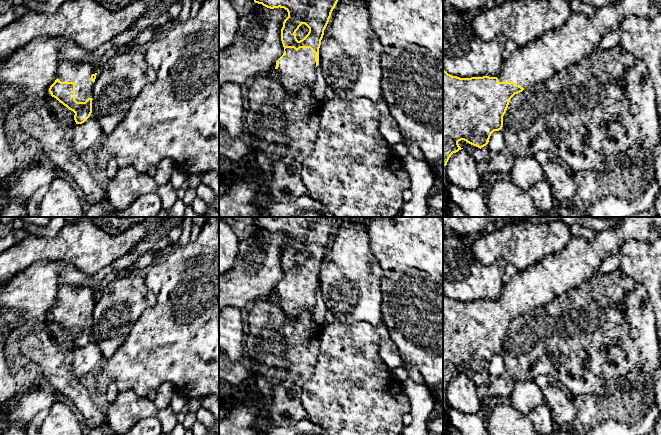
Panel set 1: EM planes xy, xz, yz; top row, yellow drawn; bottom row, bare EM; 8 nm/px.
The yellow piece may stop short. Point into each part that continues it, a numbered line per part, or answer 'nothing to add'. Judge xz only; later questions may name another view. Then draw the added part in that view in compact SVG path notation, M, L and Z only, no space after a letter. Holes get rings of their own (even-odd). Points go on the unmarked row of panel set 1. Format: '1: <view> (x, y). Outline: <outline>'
1: xz (296, 294). Outline: M286 272L286 279L279 284L279 291L276 293L279 301L279 306L290 321L295 321L299 314L304 311L313 311L316 303L316 286L315 277L310 272L300 272L296 275L294 272Z

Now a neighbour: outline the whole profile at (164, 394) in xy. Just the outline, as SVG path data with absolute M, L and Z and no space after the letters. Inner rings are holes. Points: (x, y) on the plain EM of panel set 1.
M166 382L162 384L157 390L156 390L156 396L155 396L155 406L160 410L165 410L170 402L172 397L176 394L175 387L169 383Z

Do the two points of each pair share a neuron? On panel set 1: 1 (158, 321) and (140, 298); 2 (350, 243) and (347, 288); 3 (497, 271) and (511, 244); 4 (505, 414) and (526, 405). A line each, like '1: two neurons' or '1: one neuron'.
1: two neurons
2: one neuron
3: two neurons
4: two neurons

